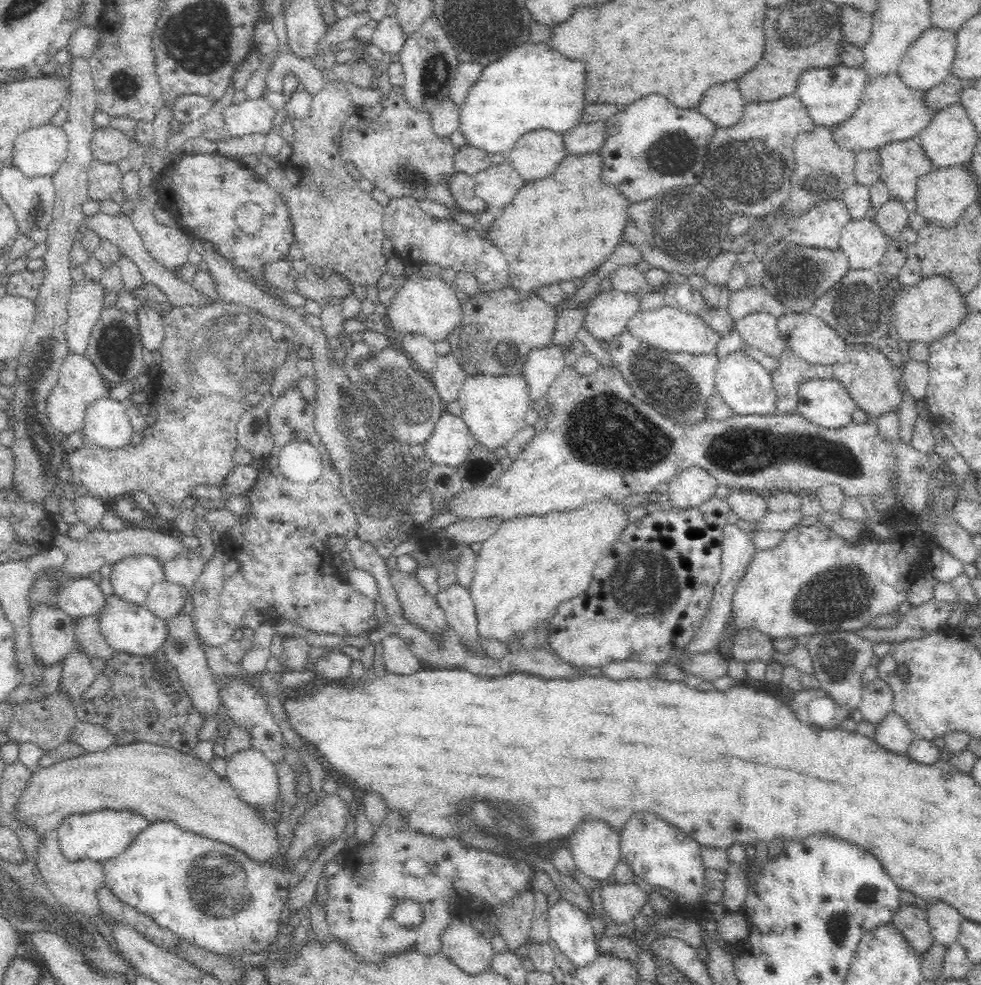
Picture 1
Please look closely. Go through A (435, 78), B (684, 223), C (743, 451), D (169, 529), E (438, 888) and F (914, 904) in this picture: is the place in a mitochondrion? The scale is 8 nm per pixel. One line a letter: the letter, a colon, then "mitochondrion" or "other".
A: mitochondrion
B: mitochondrion
C: mitochondrion
D: other
E: other
F: other

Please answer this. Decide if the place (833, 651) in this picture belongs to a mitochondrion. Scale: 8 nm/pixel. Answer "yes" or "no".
yes

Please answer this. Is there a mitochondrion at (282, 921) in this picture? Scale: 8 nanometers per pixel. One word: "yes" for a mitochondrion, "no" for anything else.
no

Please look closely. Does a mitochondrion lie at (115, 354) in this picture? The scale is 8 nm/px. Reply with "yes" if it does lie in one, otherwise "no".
yes

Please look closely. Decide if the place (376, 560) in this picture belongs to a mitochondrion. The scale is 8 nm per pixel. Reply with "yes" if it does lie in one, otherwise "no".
no

